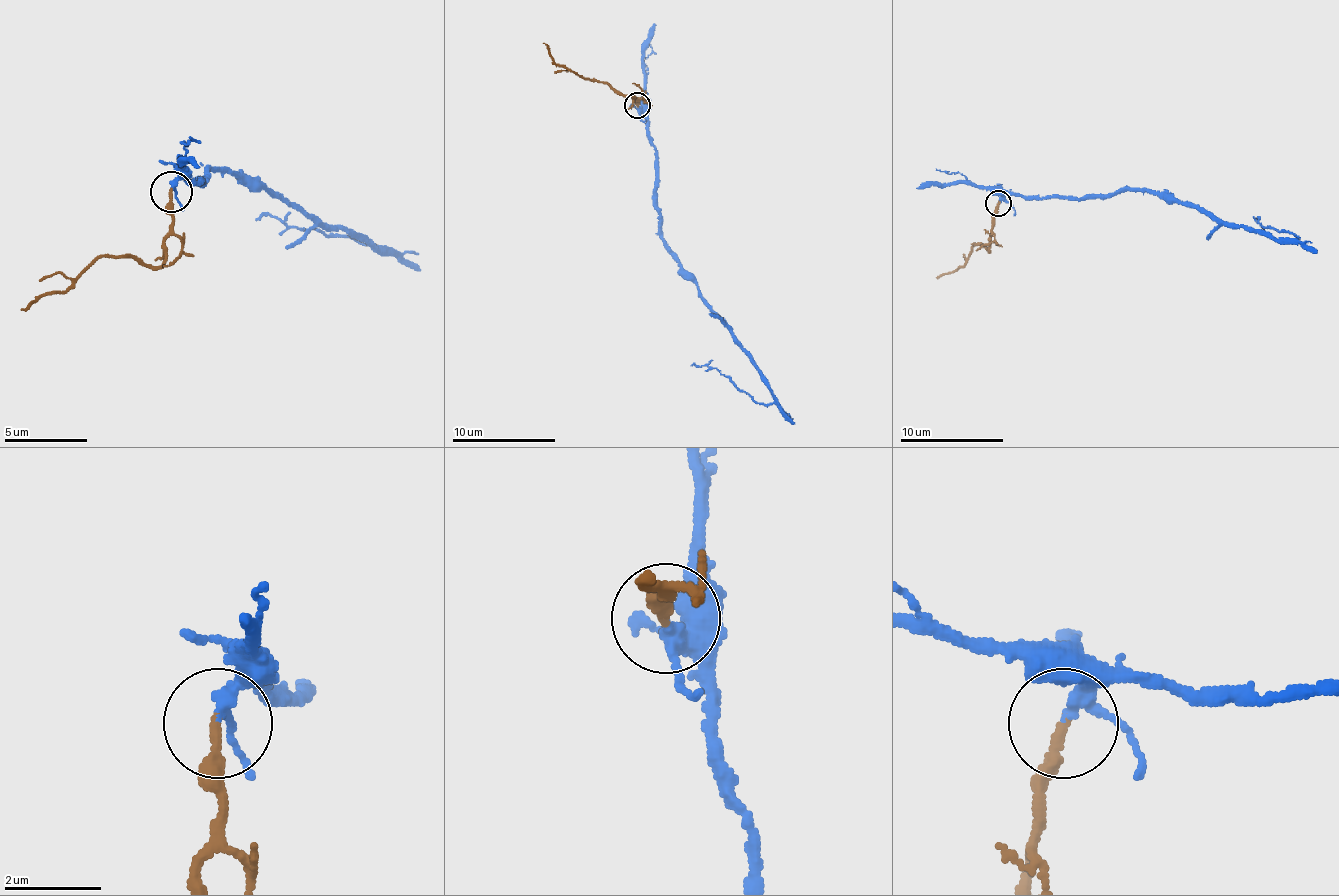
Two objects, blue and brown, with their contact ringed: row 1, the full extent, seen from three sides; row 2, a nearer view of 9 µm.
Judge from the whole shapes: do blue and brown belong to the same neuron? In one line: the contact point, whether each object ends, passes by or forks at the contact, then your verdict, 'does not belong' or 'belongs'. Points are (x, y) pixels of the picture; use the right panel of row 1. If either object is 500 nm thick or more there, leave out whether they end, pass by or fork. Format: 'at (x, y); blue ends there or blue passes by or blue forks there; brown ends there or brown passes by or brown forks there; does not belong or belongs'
at (998, 203); blue passes by; brown ends there; belongs

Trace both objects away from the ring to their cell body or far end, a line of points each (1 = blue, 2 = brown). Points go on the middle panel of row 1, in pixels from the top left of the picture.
1: (638, 104), (656, 151), (664, 247), (729, 327), (773, 400), (760, 405), (716, 368), (690, 366)
2: (638, 104), (630, 94), (563, 68), (542, 42)

